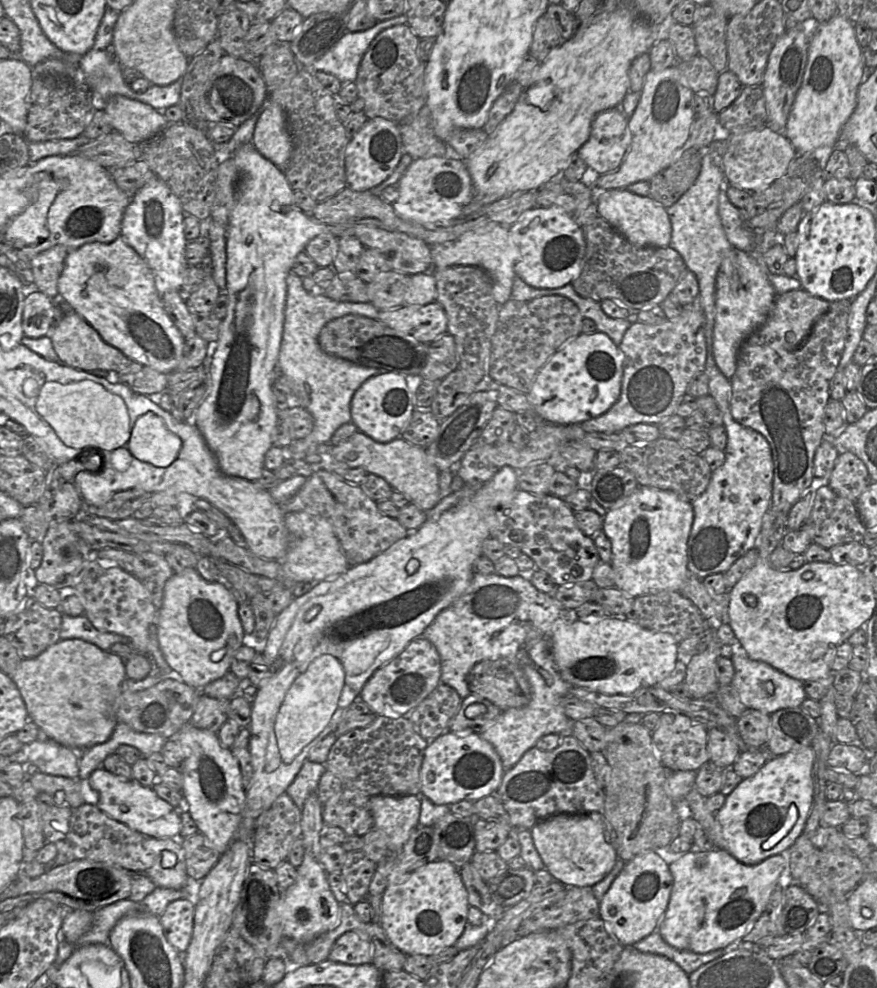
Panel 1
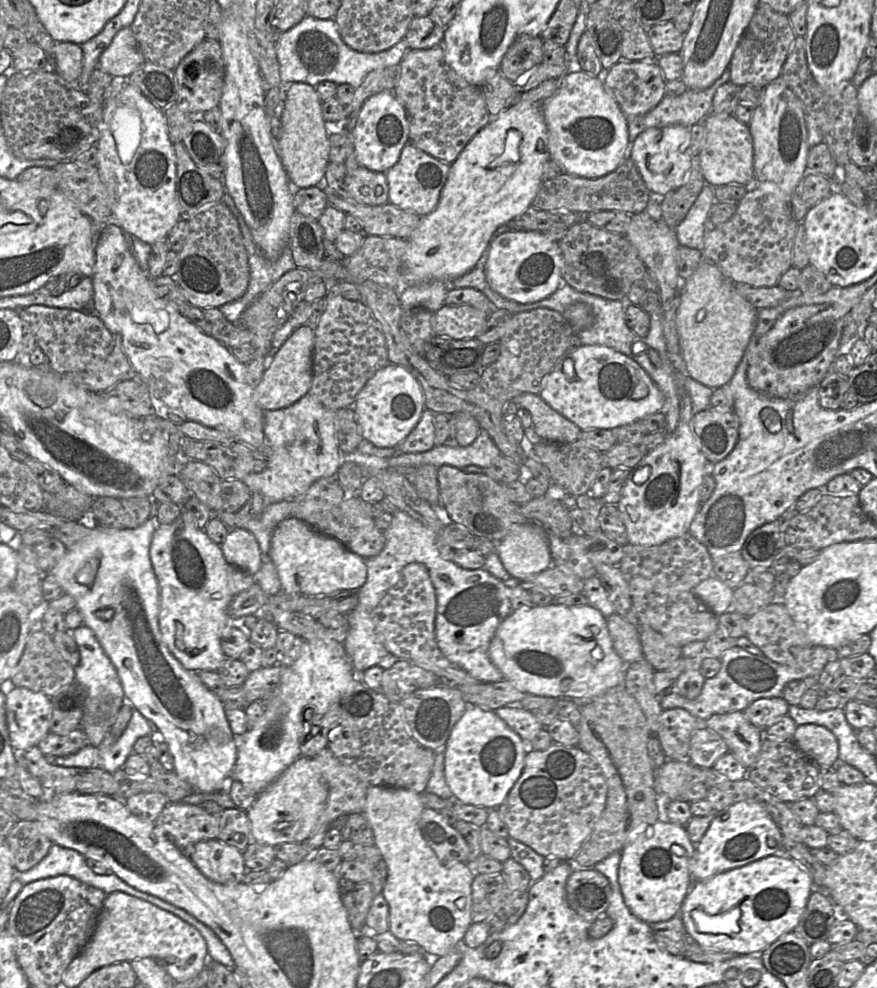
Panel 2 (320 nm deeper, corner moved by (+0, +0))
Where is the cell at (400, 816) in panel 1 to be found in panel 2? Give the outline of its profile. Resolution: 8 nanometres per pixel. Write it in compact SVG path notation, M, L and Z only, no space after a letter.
M369 786L366 791L362 814L369 822L375 843L387 865L387 879L382 895L389 907L389 929L400 941L414 941L425 953L445 956L459 950L463 938L472 924L472 883L476 873L465 862L443 865L424 839L419 818L425 808L422 794L409 789L385 786Z

